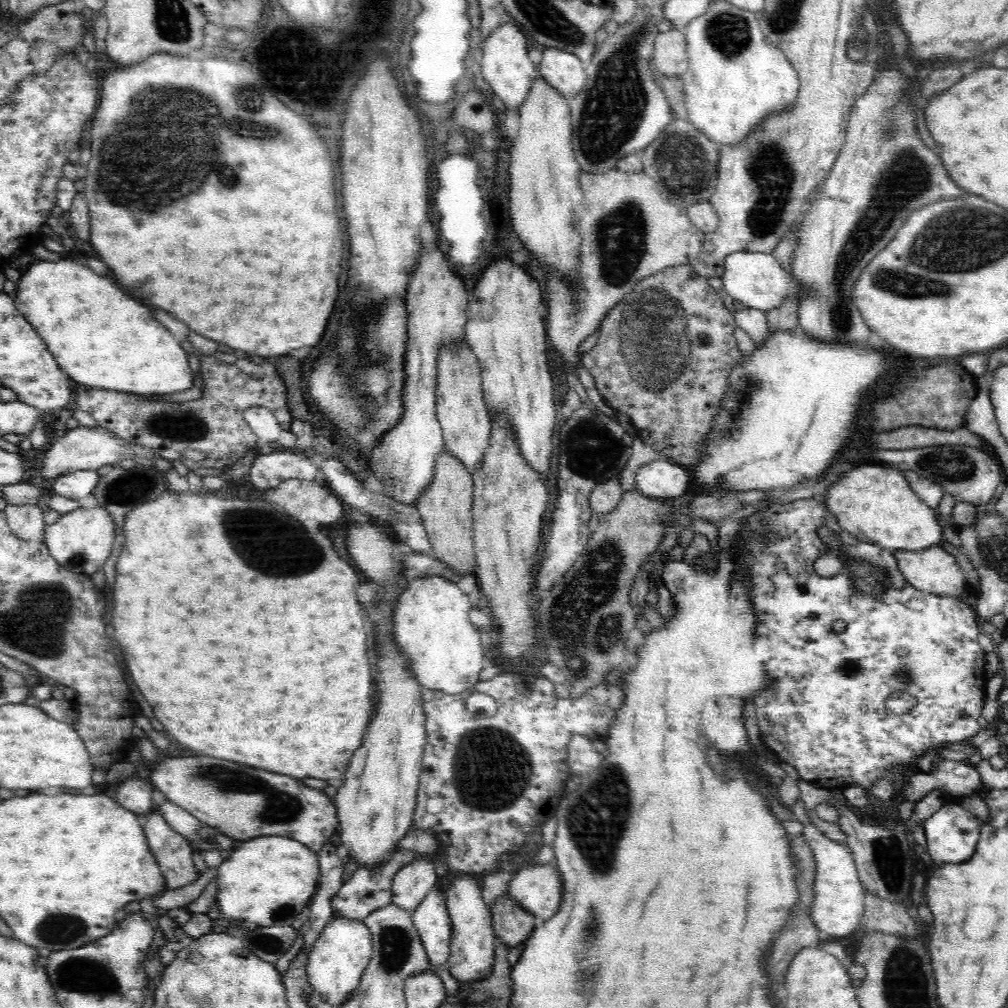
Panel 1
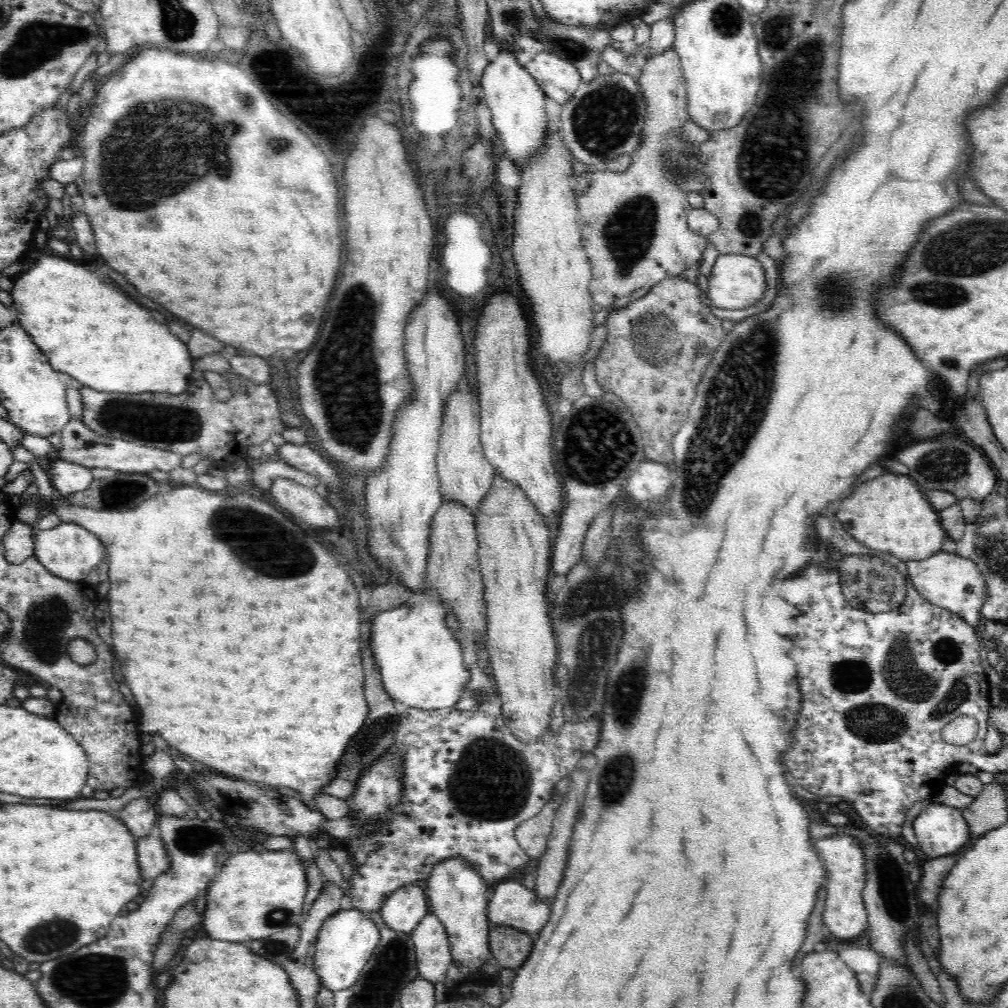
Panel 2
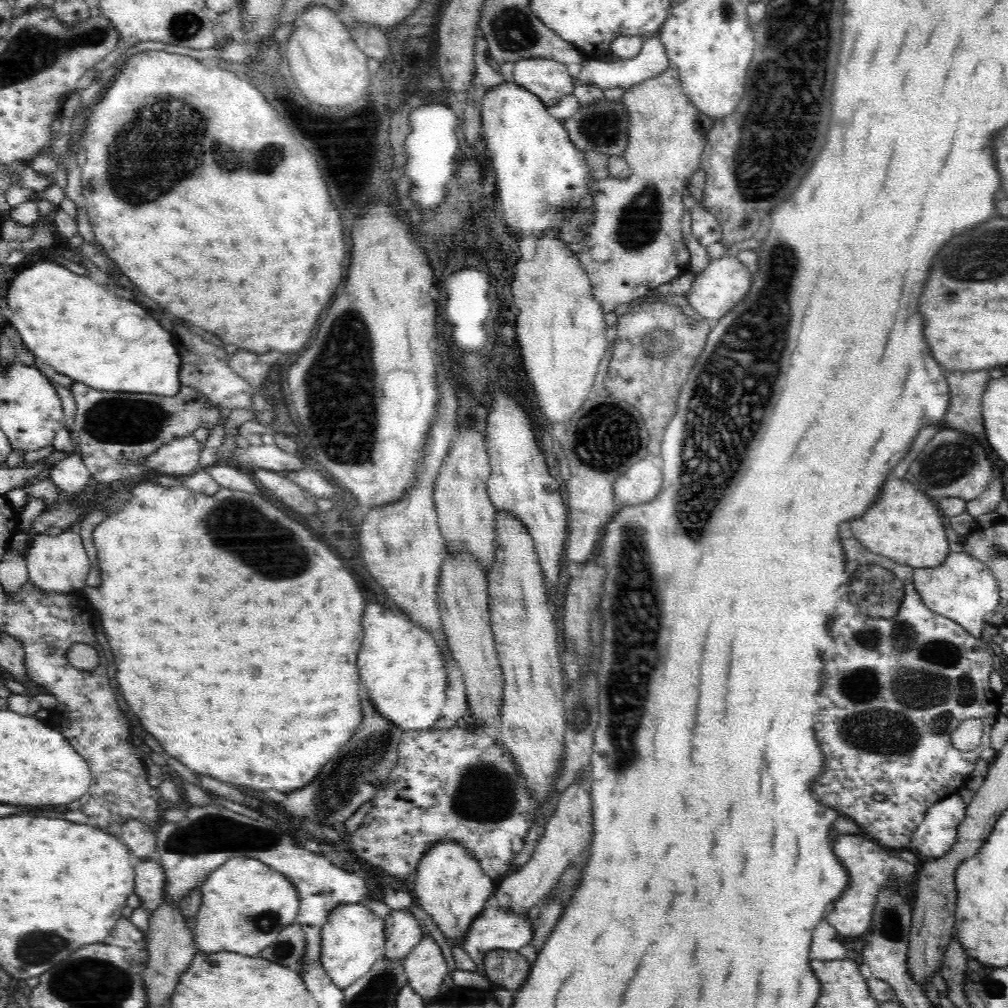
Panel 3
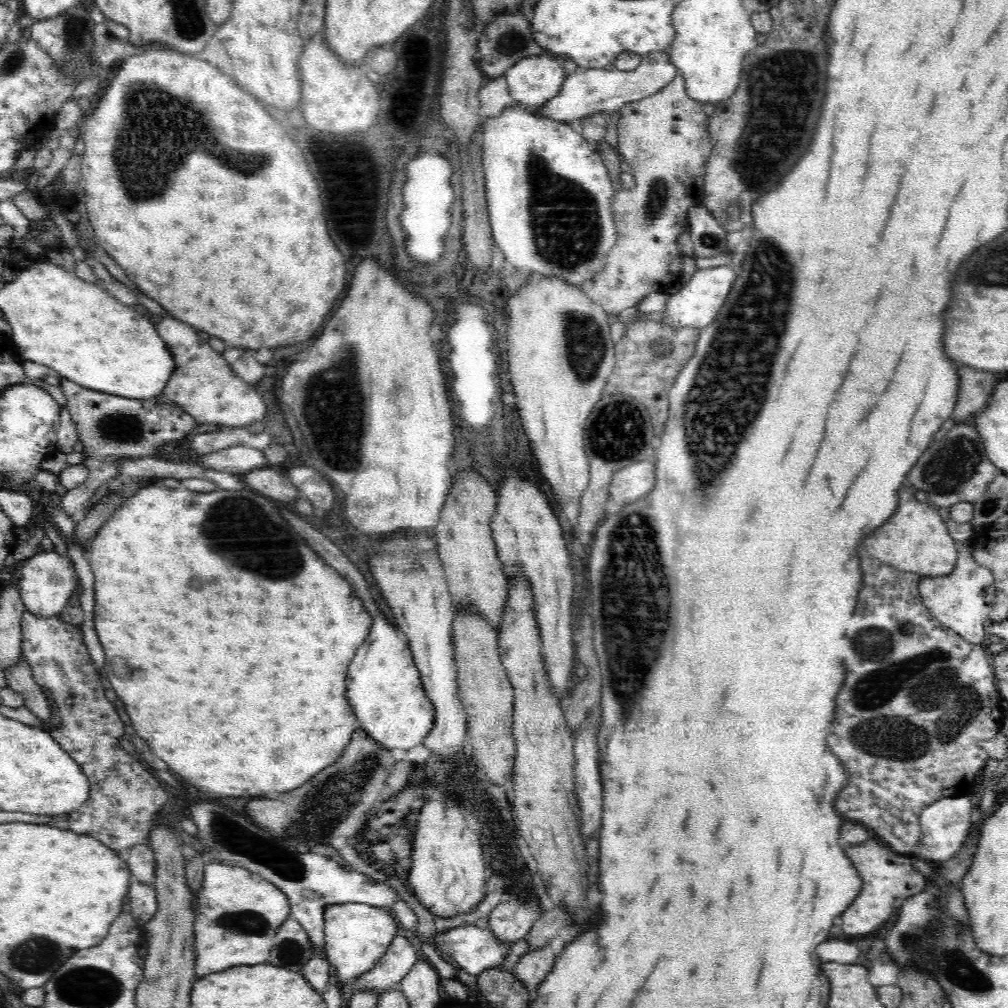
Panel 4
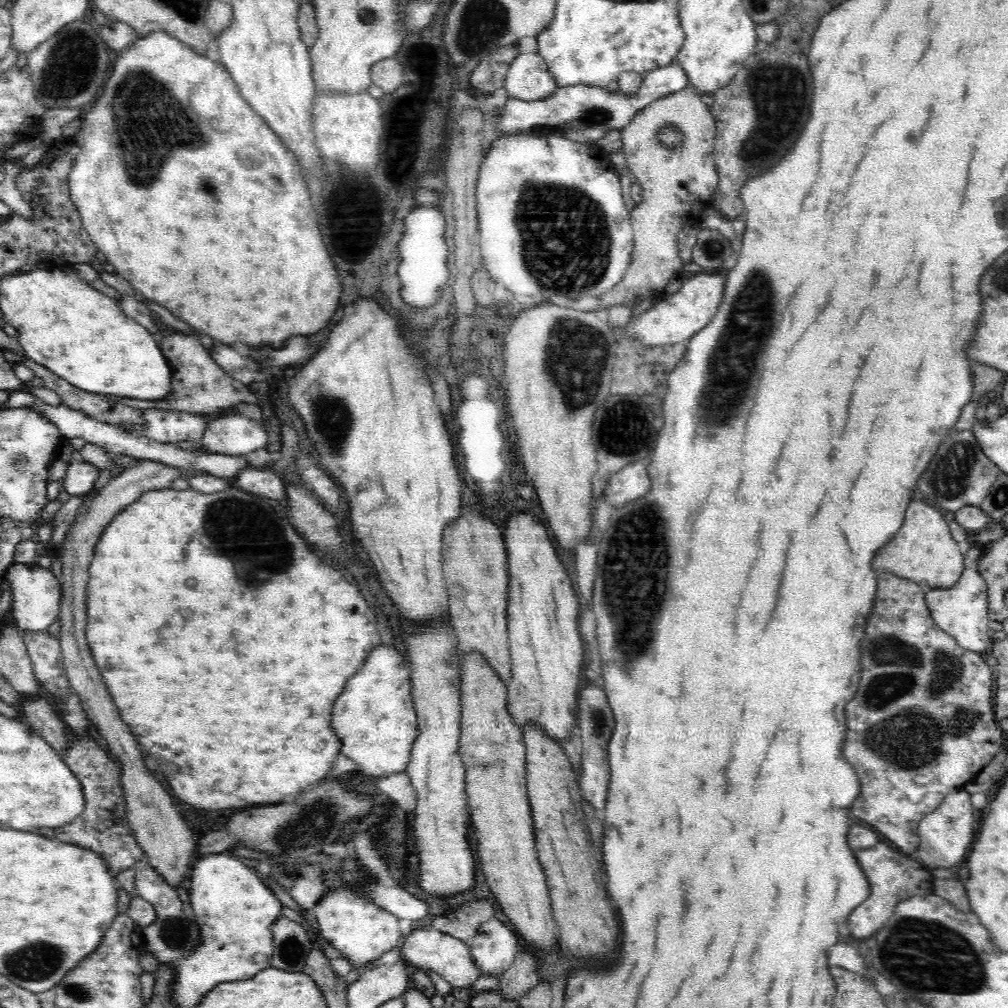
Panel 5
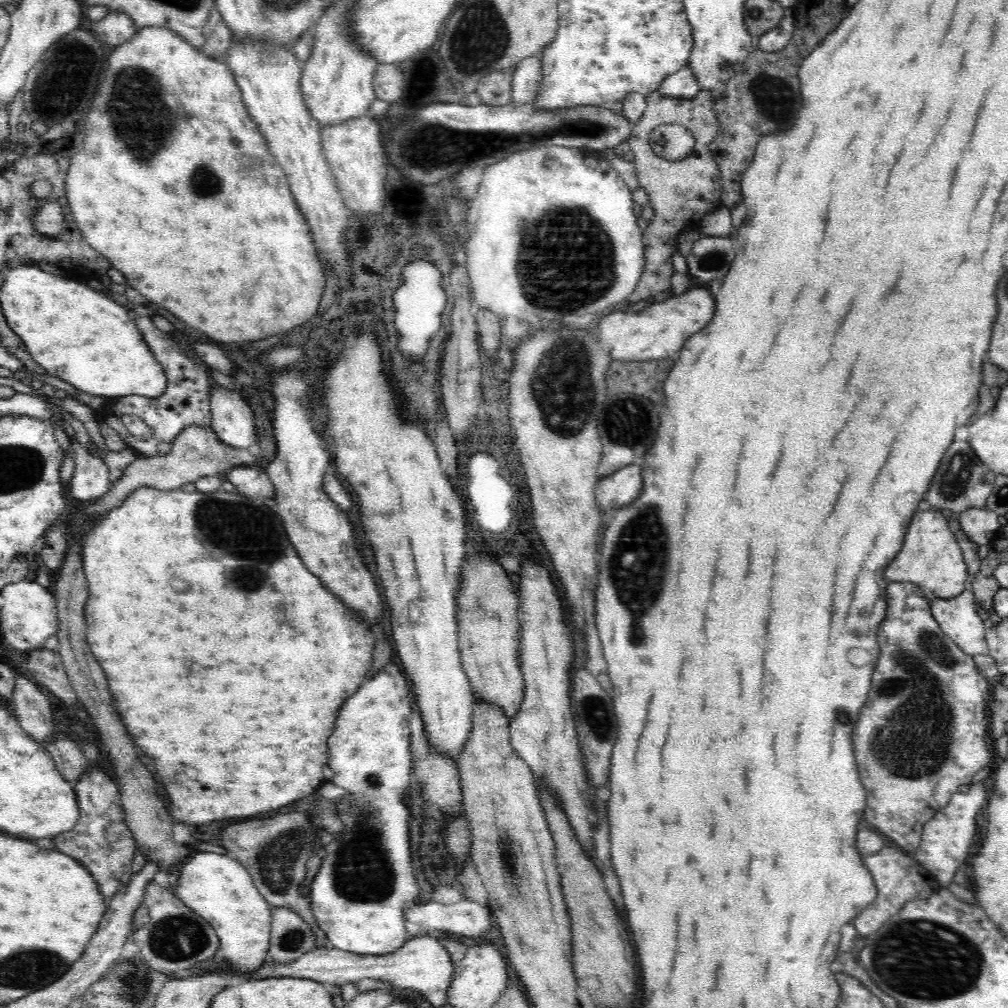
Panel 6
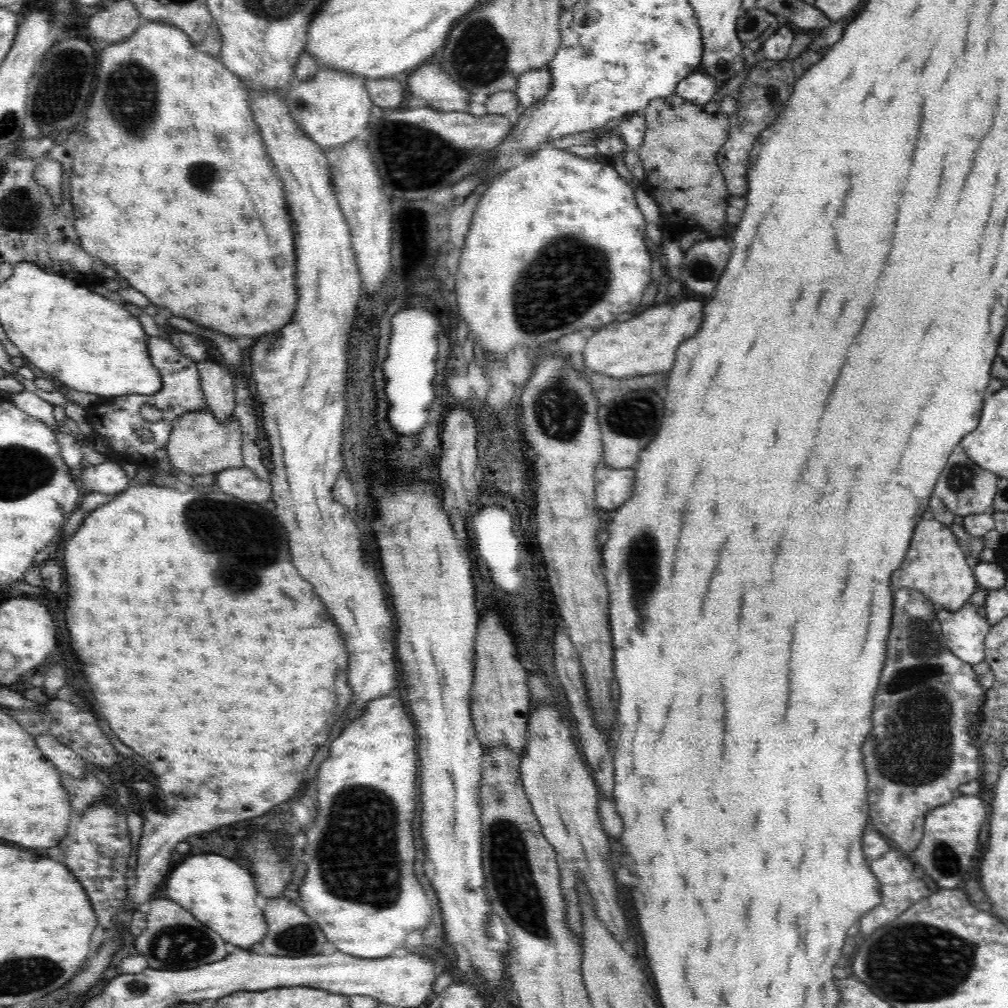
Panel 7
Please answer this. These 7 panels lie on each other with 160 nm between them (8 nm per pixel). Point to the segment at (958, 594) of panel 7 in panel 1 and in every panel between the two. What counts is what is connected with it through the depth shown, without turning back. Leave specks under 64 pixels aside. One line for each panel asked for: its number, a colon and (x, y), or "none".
1: (874, 503)
2: (891, 514)
3: (909, 530)
4: (917, 540)
5: (923, 551)
6: (931, 557)

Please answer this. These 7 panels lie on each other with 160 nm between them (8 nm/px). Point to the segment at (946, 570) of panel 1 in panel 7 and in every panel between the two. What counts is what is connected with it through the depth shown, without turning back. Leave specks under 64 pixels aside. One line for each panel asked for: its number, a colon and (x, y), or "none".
2: (954, 583)
3: (963, 589)
4: (962, 600)
5: (962, 611)
6: (960, 619)
7: (965, 631)

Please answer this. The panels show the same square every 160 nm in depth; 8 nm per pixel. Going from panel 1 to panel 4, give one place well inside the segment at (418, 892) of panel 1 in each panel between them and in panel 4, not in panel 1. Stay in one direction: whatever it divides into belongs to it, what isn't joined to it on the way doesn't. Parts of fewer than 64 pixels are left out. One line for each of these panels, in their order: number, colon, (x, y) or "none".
2: (402, 912)
3: (402, 930)
4: (400, 958)

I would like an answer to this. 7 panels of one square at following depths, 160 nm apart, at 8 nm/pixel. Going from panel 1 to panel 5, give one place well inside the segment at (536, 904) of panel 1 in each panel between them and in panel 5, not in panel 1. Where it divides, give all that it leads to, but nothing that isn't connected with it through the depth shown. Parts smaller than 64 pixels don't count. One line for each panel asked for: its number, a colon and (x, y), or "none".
2: (511, 904)
3: (495, 928)
4: (472, 949)
5: (428, 949)

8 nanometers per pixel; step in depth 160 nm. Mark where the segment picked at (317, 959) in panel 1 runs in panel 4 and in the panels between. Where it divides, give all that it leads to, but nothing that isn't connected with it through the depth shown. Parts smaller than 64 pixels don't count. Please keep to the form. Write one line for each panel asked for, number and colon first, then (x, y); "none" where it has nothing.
2: (347, 940)
3: (352, 939)
4: (357, 935)

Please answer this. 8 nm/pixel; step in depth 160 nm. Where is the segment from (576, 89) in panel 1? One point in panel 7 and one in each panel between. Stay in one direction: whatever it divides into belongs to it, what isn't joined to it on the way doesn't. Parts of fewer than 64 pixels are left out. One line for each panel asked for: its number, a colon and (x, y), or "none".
2: (559, 79)
3: (550, 80)
4: (534, 80)
5: (528, 79)
6: (527, 78)
7: (532, 86)

